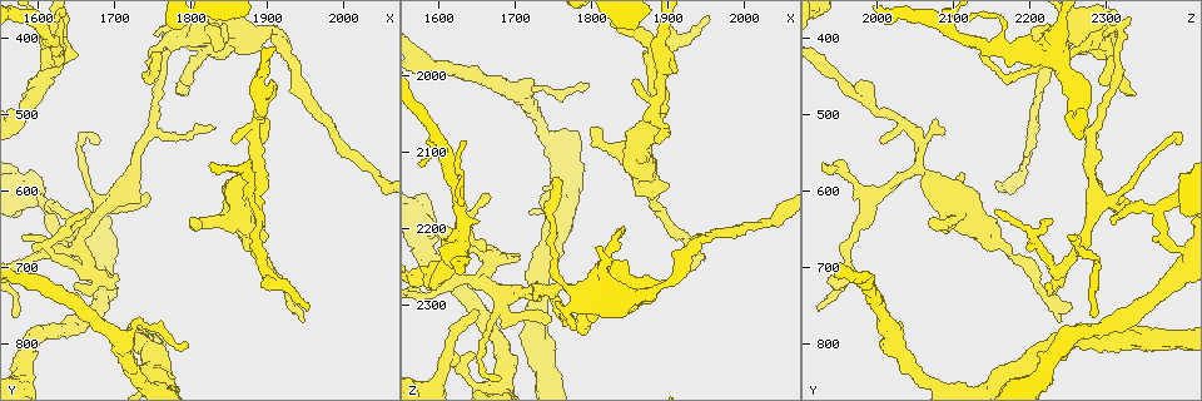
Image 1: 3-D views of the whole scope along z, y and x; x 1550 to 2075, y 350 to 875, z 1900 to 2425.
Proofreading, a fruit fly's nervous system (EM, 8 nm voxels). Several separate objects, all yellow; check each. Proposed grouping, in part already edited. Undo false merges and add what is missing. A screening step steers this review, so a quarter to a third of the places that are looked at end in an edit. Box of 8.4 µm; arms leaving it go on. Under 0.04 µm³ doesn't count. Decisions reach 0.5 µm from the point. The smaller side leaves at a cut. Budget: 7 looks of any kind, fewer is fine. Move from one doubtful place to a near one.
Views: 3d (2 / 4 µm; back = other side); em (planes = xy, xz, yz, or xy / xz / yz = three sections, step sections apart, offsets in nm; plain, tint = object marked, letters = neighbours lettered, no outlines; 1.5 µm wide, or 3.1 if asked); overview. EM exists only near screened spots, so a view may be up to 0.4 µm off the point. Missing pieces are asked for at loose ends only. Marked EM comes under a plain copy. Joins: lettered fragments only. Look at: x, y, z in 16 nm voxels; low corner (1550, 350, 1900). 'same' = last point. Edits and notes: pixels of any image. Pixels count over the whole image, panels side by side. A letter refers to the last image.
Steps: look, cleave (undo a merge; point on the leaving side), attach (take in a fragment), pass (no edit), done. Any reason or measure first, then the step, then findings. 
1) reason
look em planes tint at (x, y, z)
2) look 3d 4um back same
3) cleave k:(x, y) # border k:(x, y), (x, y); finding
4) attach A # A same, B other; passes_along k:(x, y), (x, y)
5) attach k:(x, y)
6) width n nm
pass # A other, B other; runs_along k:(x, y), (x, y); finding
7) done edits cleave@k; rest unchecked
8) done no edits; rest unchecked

thin end
look em 3.1um planes letters at (1830, 515, 2280)

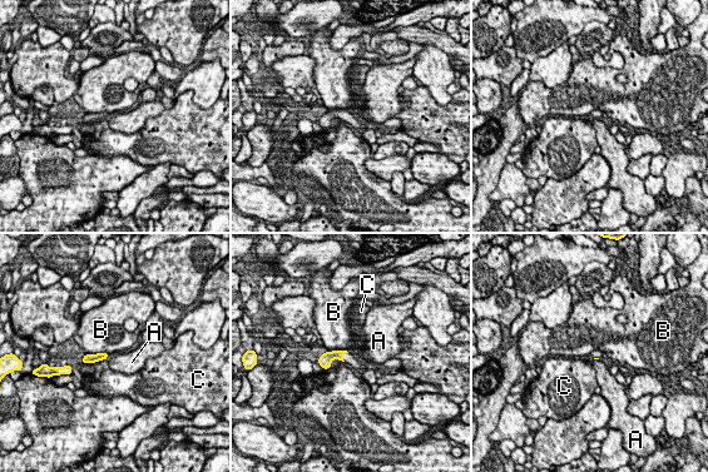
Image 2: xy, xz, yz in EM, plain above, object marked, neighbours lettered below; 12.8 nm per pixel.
longest_contact C 320 nm
pass # A other, B other, C other; no lettered fragment goes on from it

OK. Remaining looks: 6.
calibre changes
look em planes tint at (1895, 690, 2180)

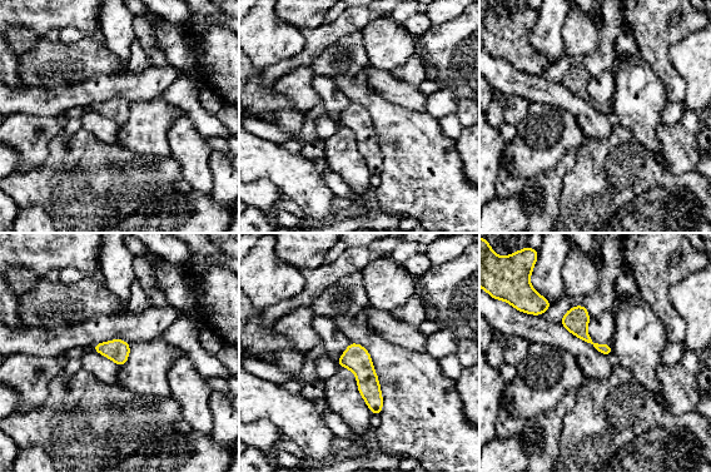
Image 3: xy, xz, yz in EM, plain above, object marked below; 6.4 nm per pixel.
look em planes letters same

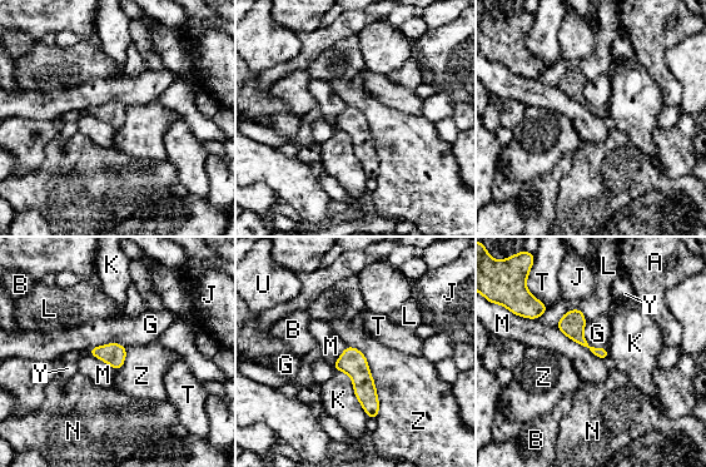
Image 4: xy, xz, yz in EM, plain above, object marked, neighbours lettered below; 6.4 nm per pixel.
width 70 nm; longest_contact Z 500 nm
pass # A other, B other, G other, J other, K other, L other, M other, N other, T other, U other, Y other, Z other; all the same neuron

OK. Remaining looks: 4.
free end
look em planes letters at (1695, 730, 2230)

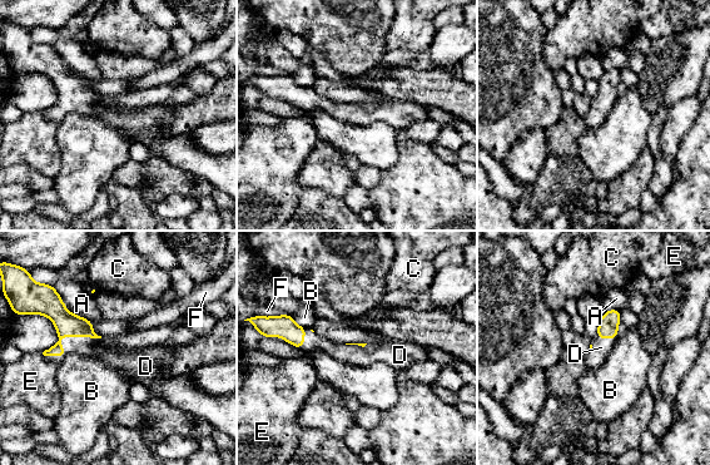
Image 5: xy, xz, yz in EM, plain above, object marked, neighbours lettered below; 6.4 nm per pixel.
attach 5:(83, 345) # A other, B other, C other, D same, E other, F other; passes_along 5:(51, 306), (75, 336), (83, 345); the neuron continues

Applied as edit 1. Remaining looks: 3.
done edits attach@5; rest unchecked

